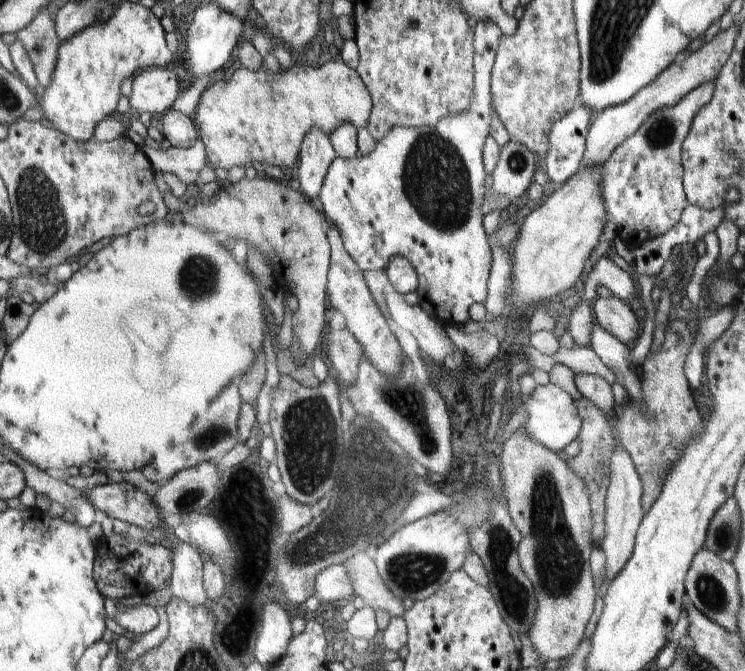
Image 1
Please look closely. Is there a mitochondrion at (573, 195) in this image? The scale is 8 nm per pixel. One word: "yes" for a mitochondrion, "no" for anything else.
no

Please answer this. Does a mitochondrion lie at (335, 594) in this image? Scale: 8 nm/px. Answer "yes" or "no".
no

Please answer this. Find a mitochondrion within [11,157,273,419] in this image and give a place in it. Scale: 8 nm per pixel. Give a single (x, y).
(43, 227)

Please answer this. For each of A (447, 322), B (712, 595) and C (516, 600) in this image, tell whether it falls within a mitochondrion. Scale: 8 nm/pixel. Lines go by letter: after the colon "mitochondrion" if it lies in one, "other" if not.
A: other
B: mitochondrion
C: mitochondrion

